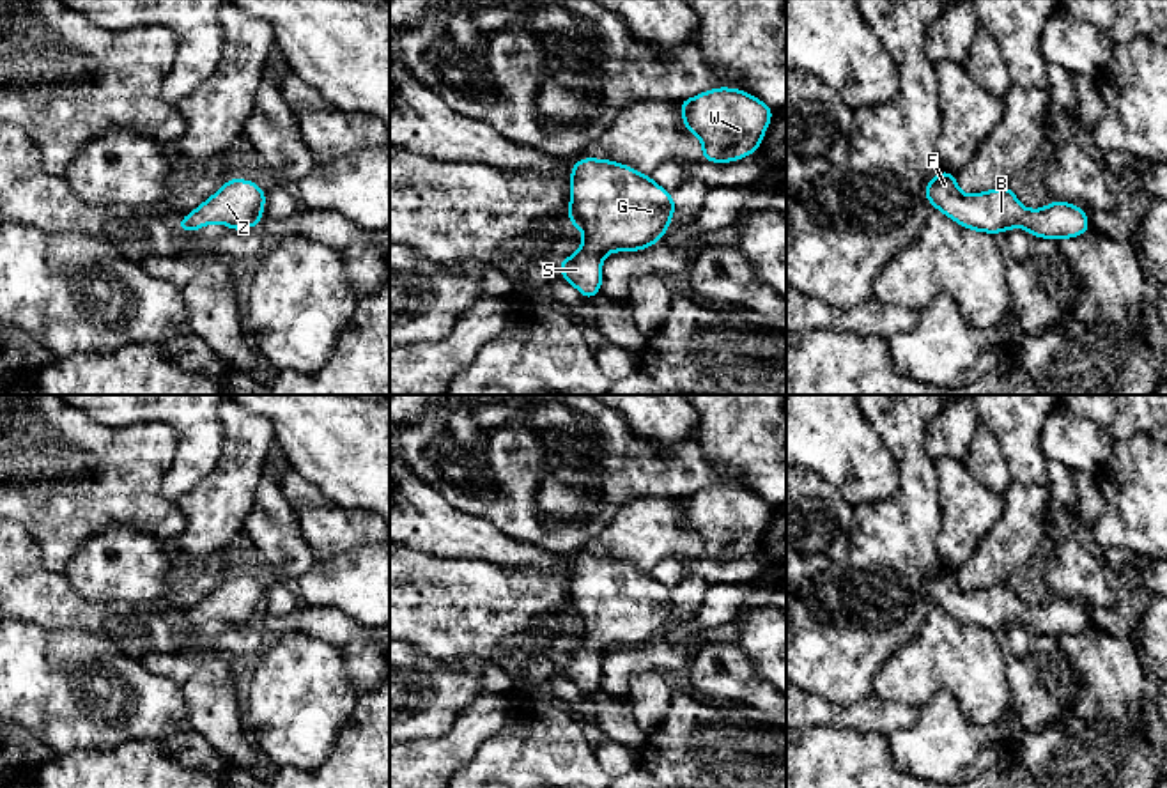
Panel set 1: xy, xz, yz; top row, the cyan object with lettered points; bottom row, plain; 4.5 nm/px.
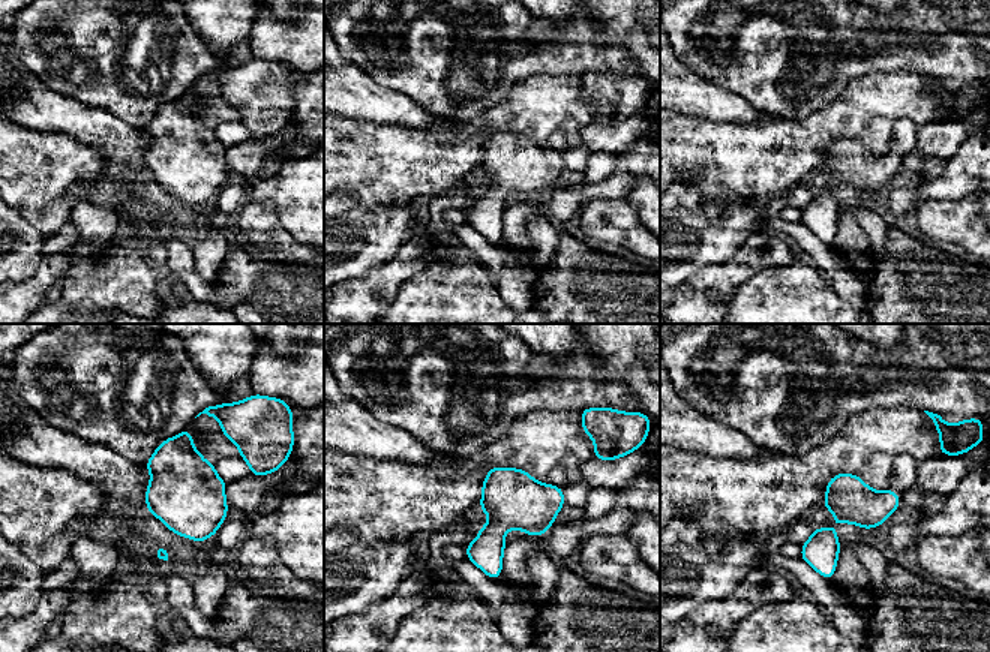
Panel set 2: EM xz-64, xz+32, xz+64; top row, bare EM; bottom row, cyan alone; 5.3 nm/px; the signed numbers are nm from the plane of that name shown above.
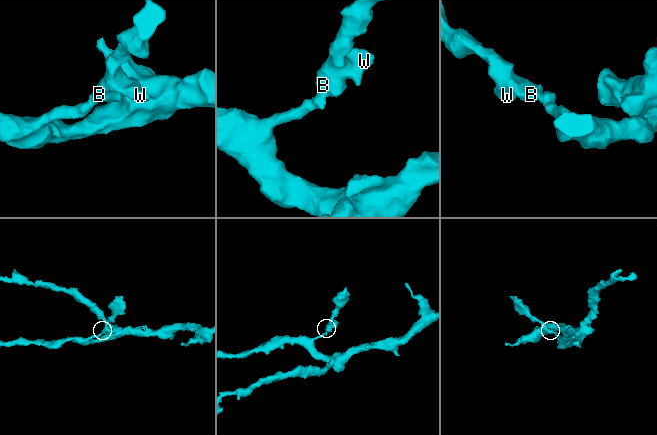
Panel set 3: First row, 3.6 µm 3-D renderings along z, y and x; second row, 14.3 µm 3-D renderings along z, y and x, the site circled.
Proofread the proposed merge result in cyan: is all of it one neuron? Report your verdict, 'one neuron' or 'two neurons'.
one neuron

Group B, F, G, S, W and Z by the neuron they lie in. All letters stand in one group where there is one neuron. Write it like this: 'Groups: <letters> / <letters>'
Groups: B F G S W Z

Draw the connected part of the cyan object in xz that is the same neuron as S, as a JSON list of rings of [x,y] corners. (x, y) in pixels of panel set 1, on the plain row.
[[[577,556],[570,565],[568,620],[584,634],[574,652],[558,659],[560,673],[584,696],[595,694],[602,684],[604,653],[653,643],[673,613],[673,591],[652,572],[609,556]]]

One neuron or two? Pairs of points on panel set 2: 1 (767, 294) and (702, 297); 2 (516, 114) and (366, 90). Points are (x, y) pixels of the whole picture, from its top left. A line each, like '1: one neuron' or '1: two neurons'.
1: two neurons
2: two neurons

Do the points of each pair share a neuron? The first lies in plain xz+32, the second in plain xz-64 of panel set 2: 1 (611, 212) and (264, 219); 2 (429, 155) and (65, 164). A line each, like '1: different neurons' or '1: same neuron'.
1: same neuron
2: same neuron

